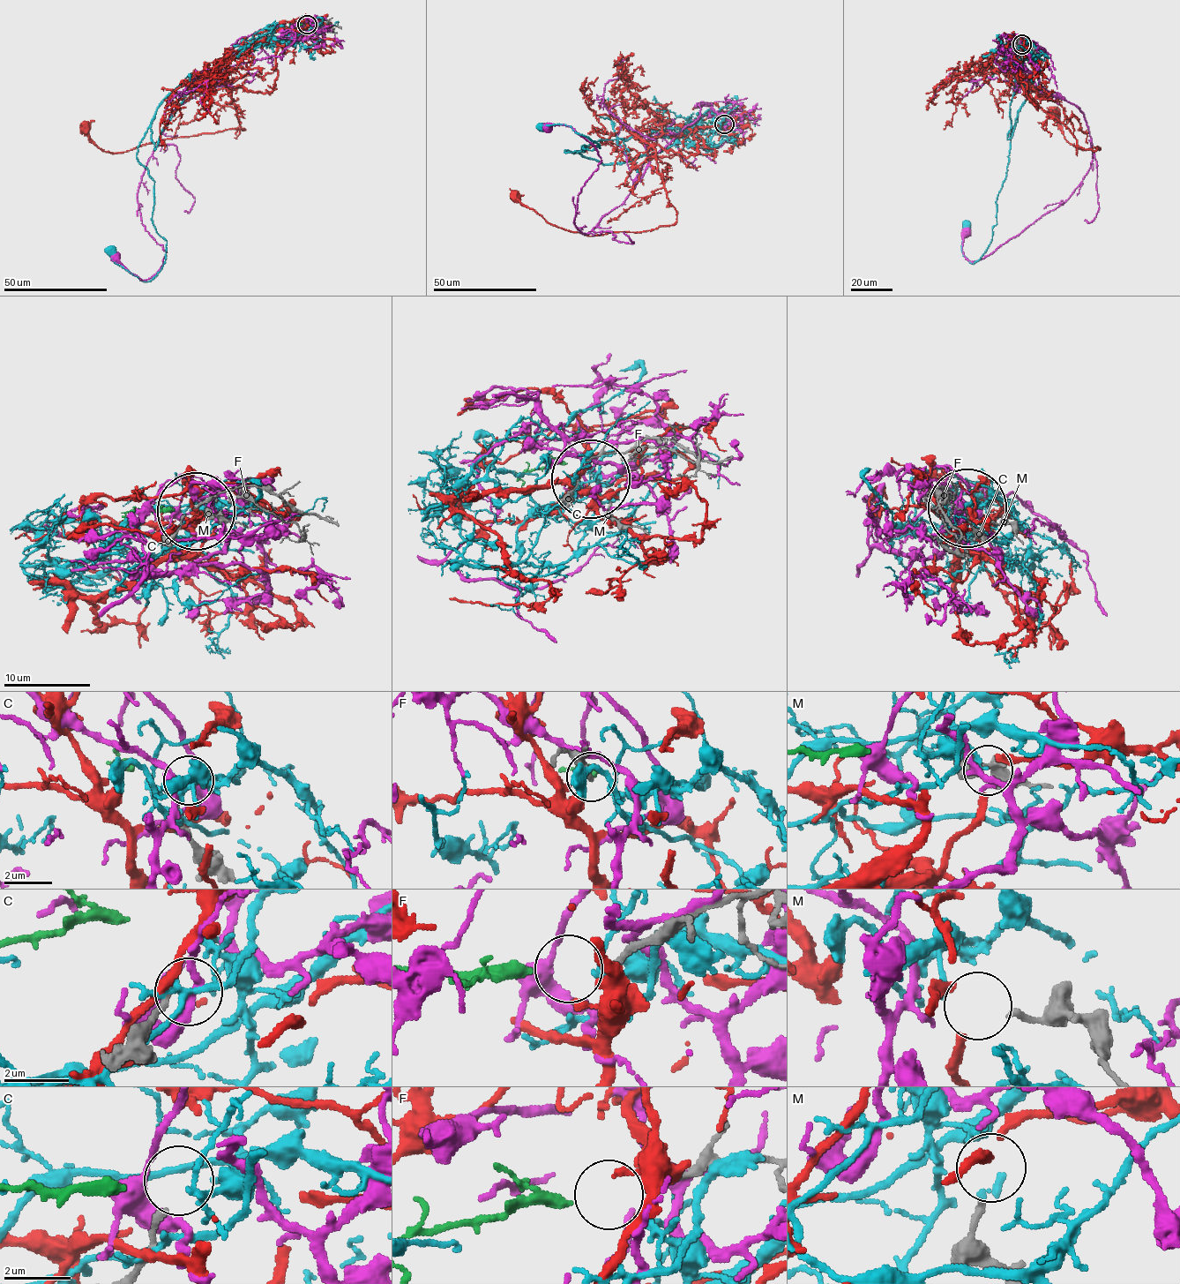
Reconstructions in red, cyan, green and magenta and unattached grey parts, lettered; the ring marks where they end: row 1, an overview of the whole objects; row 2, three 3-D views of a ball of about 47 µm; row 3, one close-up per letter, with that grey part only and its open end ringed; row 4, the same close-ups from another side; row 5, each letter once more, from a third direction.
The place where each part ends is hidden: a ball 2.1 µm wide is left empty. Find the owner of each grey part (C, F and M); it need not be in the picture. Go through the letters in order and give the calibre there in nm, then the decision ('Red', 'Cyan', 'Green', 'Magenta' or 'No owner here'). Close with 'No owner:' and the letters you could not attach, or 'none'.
C: Thickness 160 nm. No owner here
F: Thickness 170 nm. Green
M: Thickness 200 nm. Red
No owner: C

